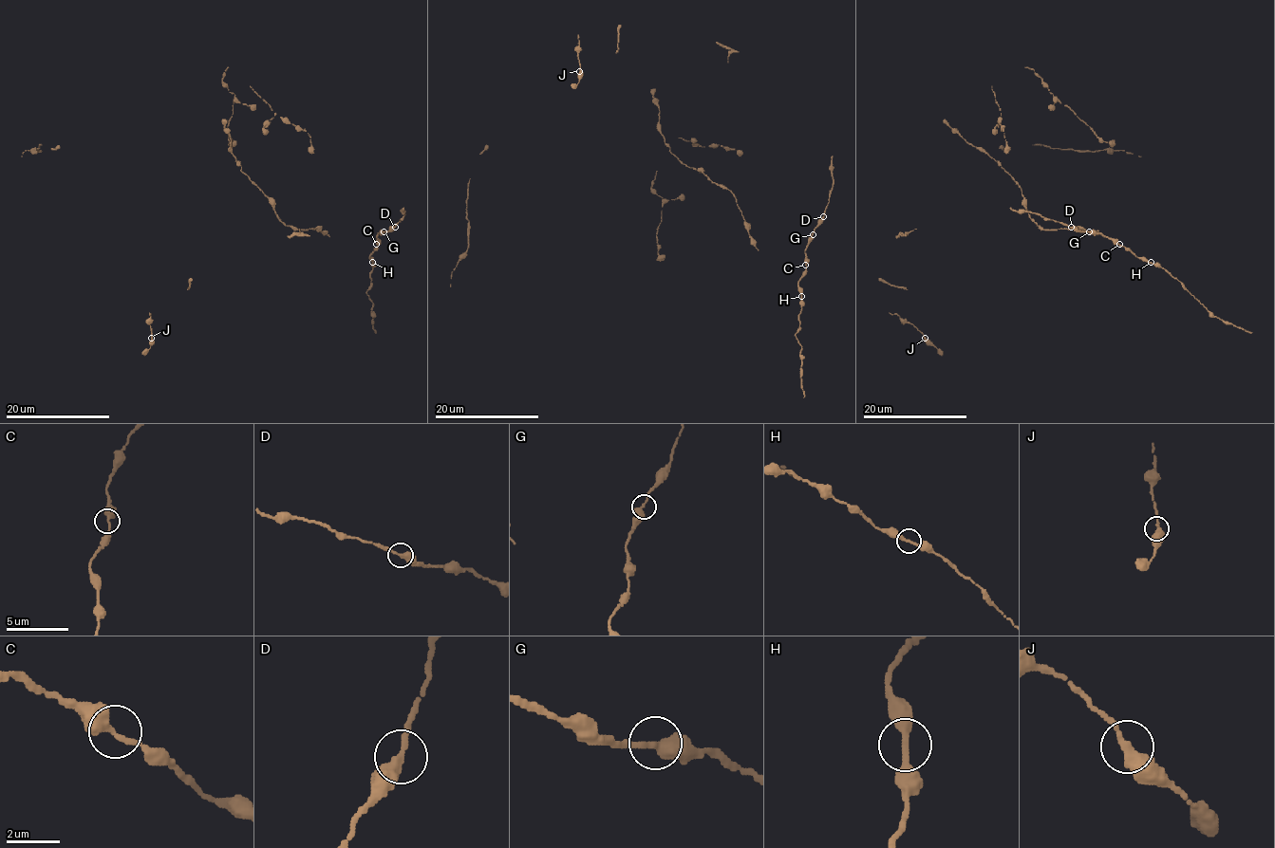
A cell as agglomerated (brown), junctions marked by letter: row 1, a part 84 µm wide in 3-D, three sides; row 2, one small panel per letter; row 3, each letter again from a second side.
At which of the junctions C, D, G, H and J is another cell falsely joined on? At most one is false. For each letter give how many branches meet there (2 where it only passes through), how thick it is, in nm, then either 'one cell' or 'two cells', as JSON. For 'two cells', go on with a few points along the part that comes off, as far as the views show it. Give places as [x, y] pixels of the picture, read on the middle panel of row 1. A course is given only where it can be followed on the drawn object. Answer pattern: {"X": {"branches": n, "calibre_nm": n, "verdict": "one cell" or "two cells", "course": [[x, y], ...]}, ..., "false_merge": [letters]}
{"C": {"branches": 2, "calibre_nm": 360, "verdict": "one cell"}, "D": {"branches": 2, "calibre_nm": 320, "verdict": "one cell"}, "G": {"branches": 2, "calibre_nm": 320, "verdict": "one cell"}, "H": {"branches": 2, "calibre_nm": 300, "verdict": "one cell"}, "J": {"branches": 2, "calibre_nm": 320, "verdict": "one cell"}, "false_merge": []}

